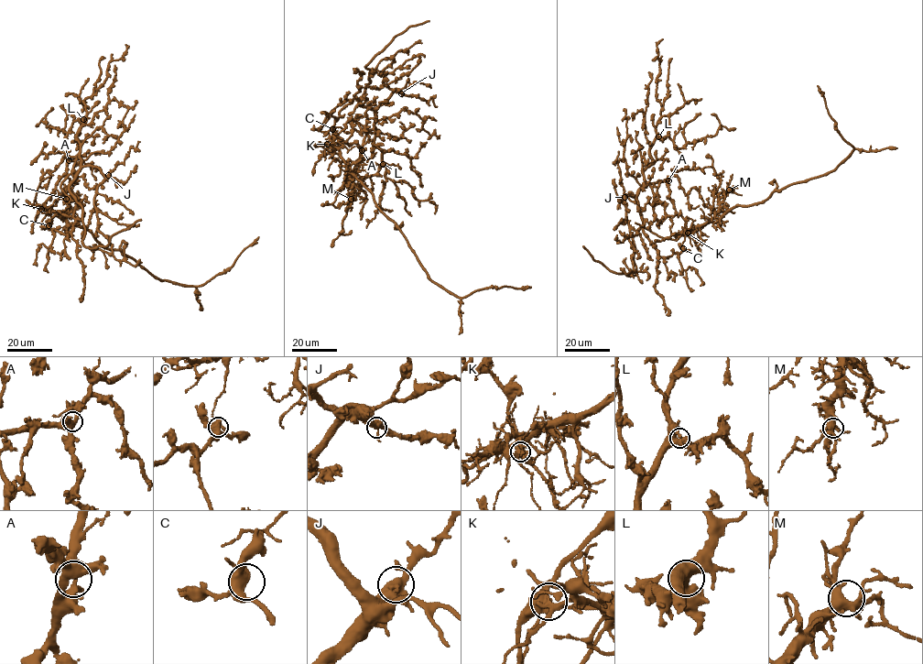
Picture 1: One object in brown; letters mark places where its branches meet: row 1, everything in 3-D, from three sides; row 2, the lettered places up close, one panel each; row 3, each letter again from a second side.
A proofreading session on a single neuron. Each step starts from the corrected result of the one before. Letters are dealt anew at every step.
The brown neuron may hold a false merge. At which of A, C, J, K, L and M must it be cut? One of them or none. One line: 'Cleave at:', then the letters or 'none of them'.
Cleave at: K

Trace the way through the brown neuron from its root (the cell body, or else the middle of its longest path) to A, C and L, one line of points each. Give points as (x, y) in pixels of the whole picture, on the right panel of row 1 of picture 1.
A: (700, 225), (682, 233), (685, 220), (676, 213), (668, 198), (668, 180)
C: (700, 225), (652, 244), (659, 255), (666, 258), (679, 253), (683, 248)
L: (700, 225), (682, 233), (685, 220), (676, 213), (667, 184), (644, 178), (651, 145), (658, 136)

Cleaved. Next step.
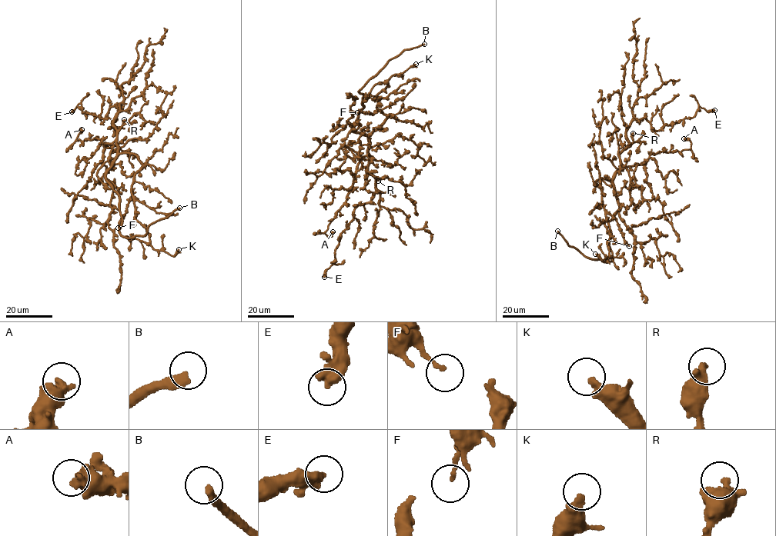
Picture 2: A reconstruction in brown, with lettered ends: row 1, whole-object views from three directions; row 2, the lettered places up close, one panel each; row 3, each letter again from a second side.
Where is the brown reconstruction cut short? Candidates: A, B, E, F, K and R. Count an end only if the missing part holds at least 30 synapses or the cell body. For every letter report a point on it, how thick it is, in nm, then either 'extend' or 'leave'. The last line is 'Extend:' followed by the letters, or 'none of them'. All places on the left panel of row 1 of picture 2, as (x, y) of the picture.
A: (81, 129) | 400 nm | leave
B: (179, 208) | 360 nm | extend
E: (71, 111) | 550 nm | leave
F: (118, 228) | 150 nm | leave
K: (178, 249) | 400 nm | leave
R: (124, 119) | 320 nm | leave
Extend: B

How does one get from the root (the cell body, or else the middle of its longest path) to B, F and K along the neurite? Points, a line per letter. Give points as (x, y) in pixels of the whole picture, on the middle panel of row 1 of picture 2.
B: (368, 138), (352, 128), (363, 107), (359, 90), (387, 61), (424, 44)
F: (368, 138), (391, 114), (378, 109), (372, 114), (357, 112)
K: (368, 138), (391, 114), (377, 109), (376, 95), (387, 87), (387, 81), (393, 75), (416, 64)

